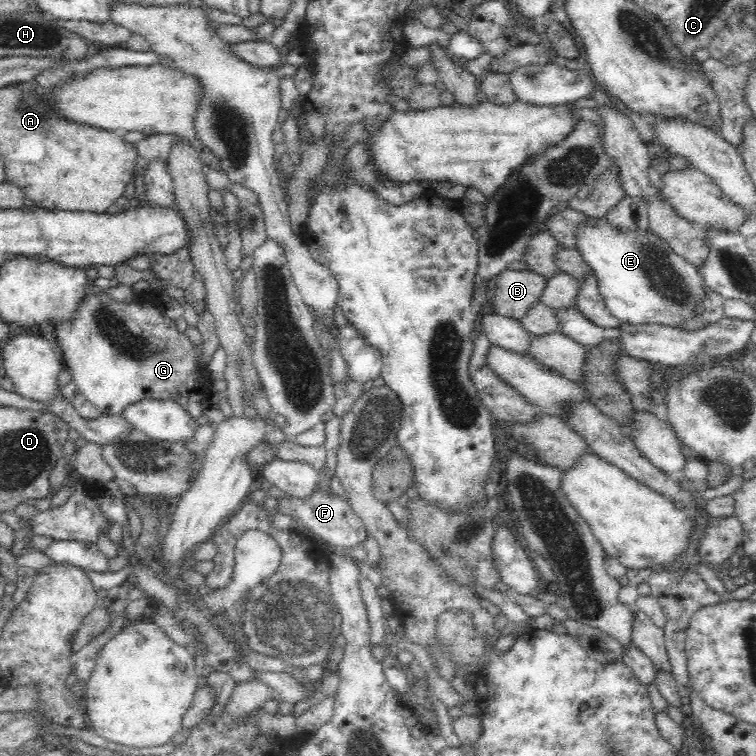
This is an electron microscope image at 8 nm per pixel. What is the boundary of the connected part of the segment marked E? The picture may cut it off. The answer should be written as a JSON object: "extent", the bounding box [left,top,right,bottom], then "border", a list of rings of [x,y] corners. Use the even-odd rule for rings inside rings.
{"extent":[577,219,706,327],"border":[[[594,219],[590,225],[580,226],[577,233],[577,249],[584,261],[592,267],[594,276],[598,279],[598,289],[604,297],[607,310],[622,325],[638,327],[643,325],[660,325],[678,327],[692,321],[698,309],[702,307],[706,298],[703,278],[695,264],[684,260],[675,254],[664,240],[654,233],[622,233],[608,225],[606,219]]]}

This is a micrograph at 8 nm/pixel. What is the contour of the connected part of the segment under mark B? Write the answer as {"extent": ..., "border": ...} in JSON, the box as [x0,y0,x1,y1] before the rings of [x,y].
{"extent":[491,270,547,321],"border":[[[503,270],[496,277],[496,286],[491,293],[491,311],[498,315],[522,321],[536,304],[541,302],[542,294],[544,294],[544,288],[546,288],[547,278],[538,274],[537,272],[530,271],[518,271],[518,270]]]}

